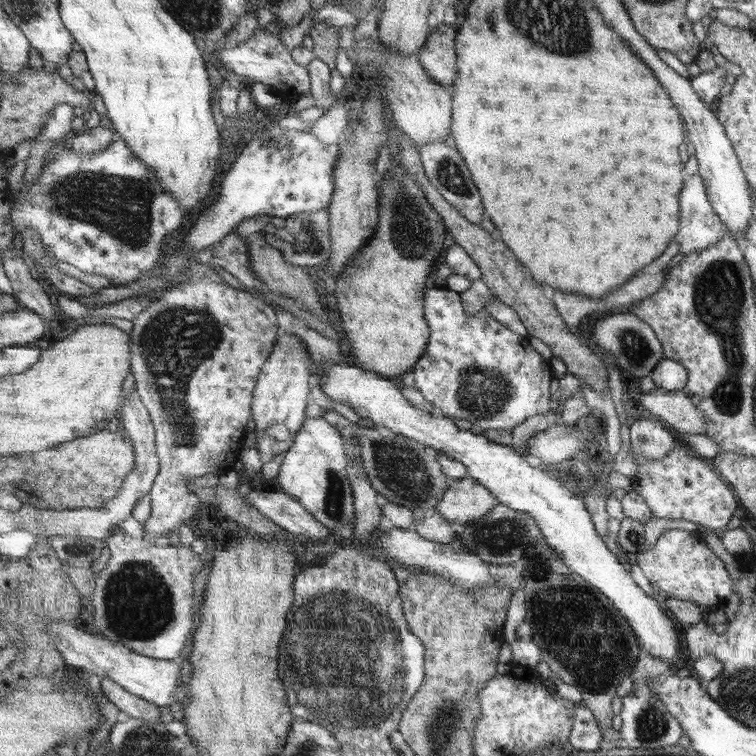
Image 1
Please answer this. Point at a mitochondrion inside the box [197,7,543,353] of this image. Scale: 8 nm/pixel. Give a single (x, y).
(410, 235)

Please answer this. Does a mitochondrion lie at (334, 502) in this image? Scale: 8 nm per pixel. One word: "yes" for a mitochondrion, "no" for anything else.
yes

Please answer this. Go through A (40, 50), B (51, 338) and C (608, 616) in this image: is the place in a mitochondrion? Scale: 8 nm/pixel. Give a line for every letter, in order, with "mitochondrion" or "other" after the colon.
A: other
B: other
C: other

